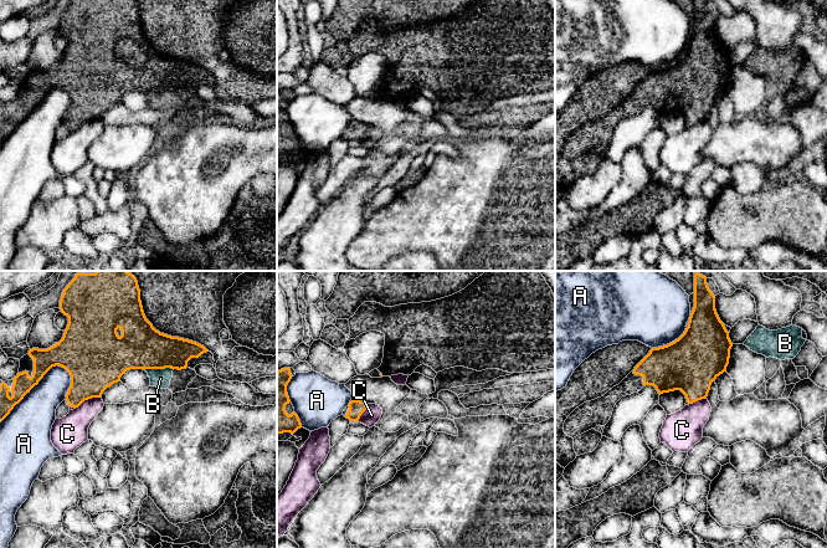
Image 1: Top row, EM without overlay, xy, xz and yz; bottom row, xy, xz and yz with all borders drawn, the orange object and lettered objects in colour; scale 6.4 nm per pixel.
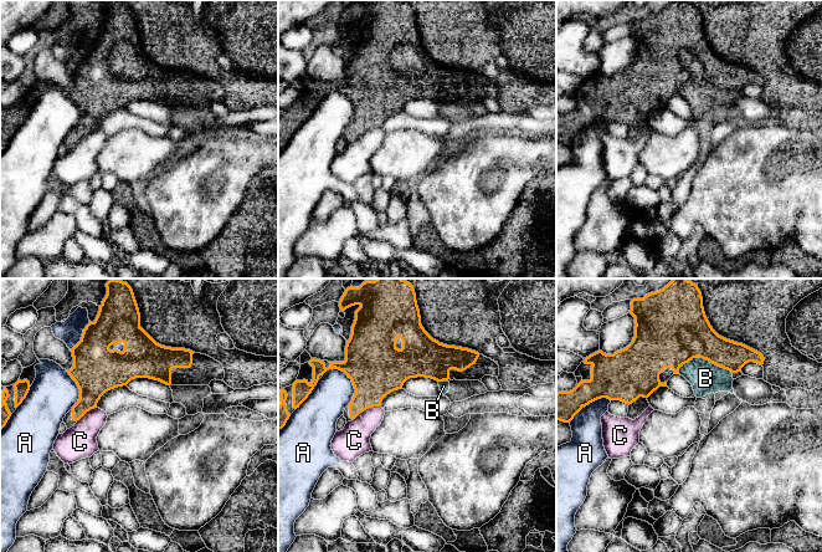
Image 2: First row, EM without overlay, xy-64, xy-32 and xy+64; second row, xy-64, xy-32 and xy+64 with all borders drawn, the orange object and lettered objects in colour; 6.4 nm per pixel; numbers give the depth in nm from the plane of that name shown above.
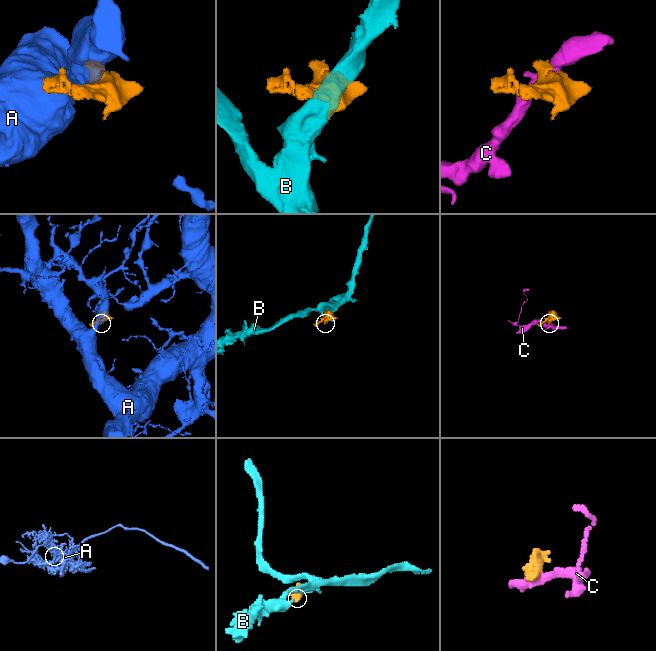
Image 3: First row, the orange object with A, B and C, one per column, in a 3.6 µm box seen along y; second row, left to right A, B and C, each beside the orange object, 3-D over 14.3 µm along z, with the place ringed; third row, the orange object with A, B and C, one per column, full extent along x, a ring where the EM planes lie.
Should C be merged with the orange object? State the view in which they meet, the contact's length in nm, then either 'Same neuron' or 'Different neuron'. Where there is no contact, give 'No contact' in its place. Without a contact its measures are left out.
Touches orange in xy. Shared border 190 nm. Different neuron

